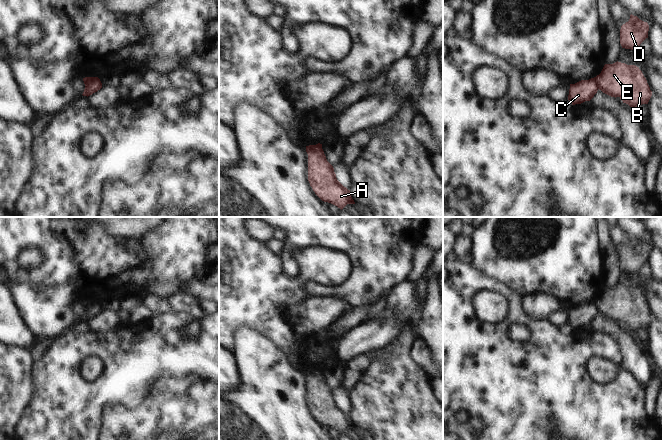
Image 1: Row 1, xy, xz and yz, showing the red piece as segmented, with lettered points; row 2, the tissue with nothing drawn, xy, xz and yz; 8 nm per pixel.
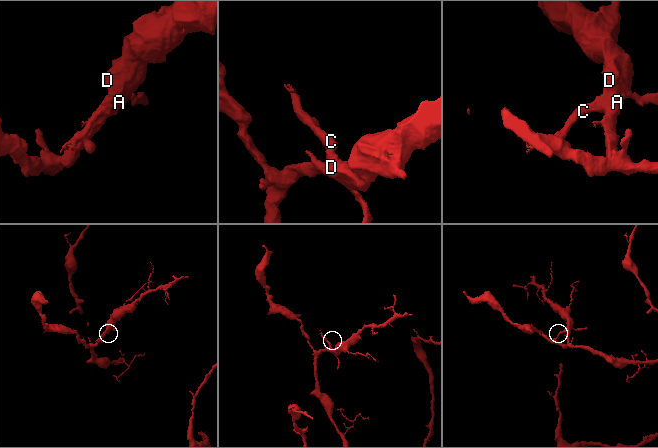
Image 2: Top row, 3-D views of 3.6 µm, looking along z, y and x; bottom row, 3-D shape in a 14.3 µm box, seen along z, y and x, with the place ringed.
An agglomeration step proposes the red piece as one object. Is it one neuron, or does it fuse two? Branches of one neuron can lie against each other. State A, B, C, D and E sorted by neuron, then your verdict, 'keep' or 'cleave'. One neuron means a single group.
A B D E / C; cleave

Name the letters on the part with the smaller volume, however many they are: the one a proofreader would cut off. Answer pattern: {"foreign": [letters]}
{"foreign": ["C"]}

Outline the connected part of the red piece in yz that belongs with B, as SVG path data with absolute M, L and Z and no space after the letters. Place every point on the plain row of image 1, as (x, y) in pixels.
M621 286L605 288L601 297L595 301L599 314L611 321L619 321L623 327L638 333L642 328L648 328L652 315L639 291Z

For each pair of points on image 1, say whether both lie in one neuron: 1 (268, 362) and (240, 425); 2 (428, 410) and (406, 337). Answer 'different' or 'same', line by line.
1: same
2: same

